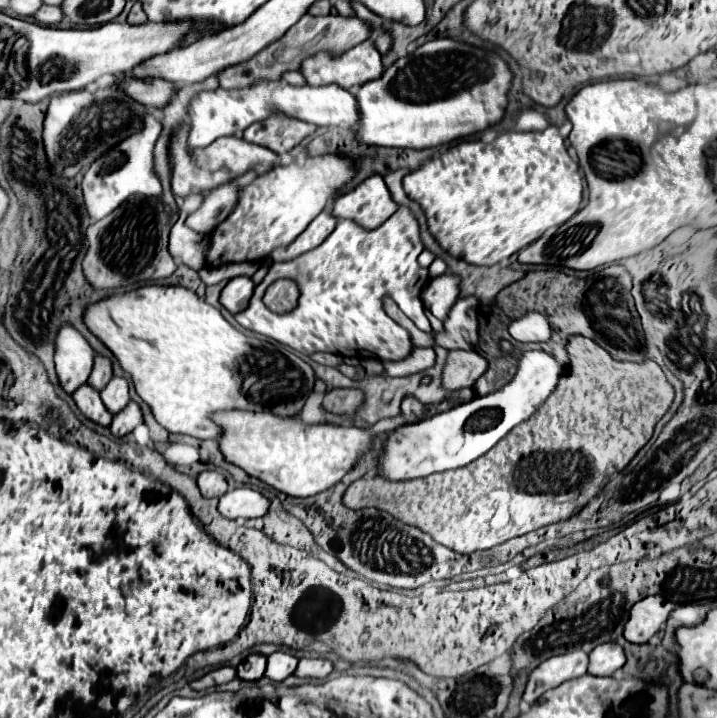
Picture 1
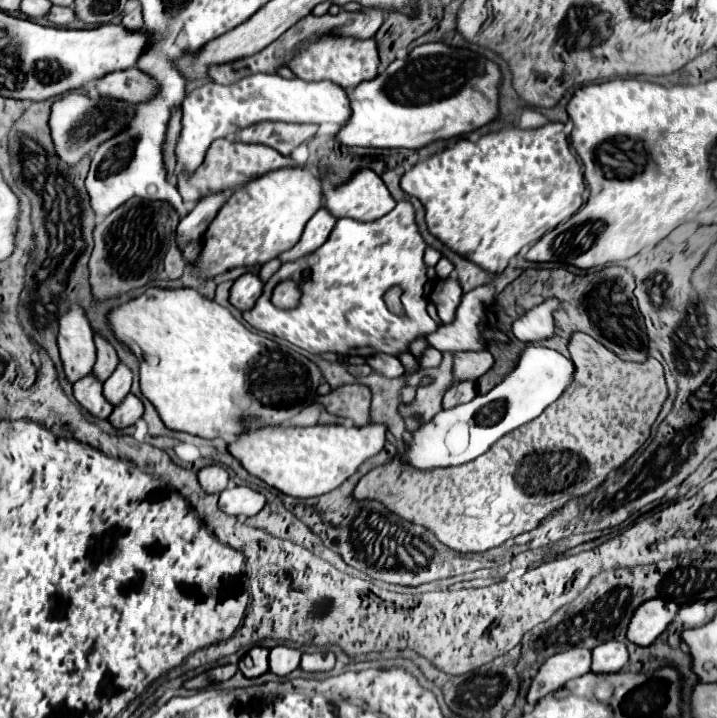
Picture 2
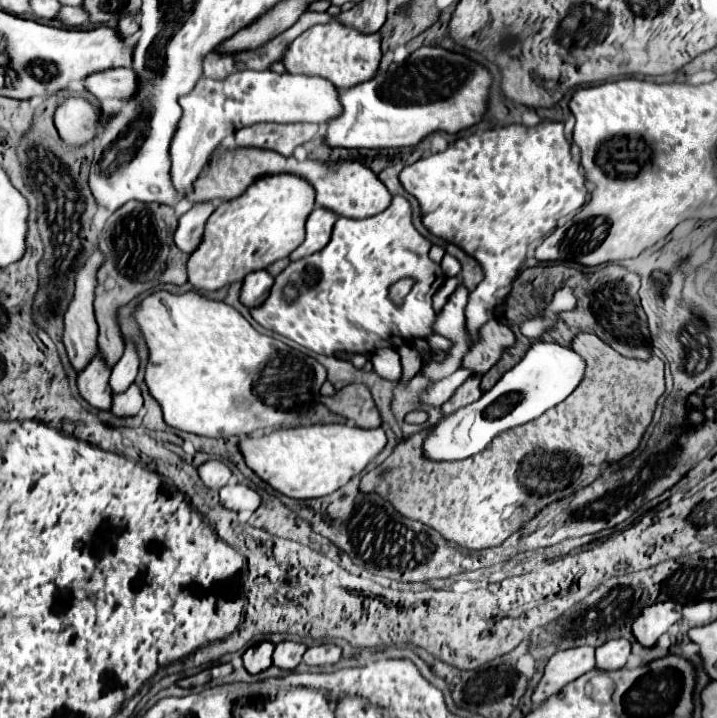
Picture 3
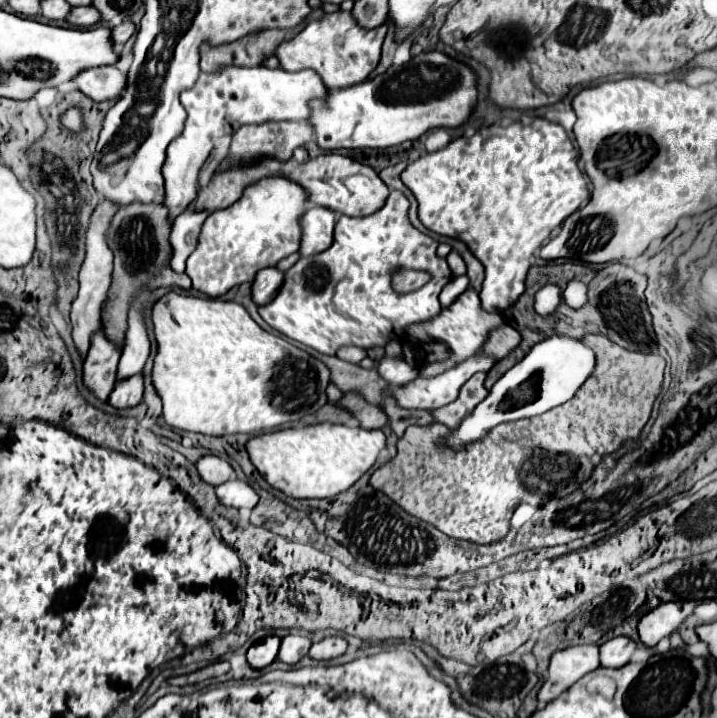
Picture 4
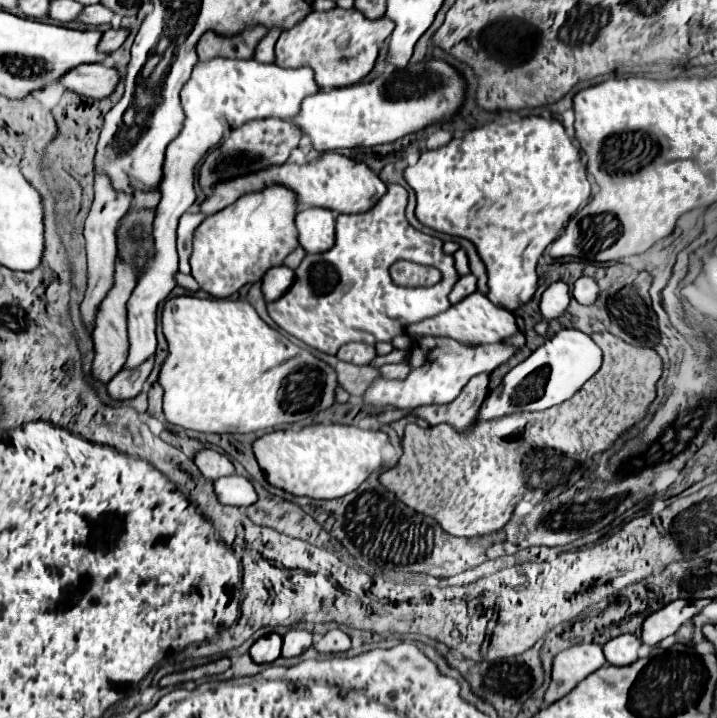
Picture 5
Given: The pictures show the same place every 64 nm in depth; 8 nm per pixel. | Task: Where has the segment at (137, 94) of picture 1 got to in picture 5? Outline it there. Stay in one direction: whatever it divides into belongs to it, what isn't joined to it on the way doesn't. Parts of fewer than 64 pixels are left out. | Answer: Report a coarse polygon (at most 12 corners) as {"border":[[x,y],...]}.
{"border":[[82,64],[60,78],[68,90],[106,98],[120,72],[106,64]]}

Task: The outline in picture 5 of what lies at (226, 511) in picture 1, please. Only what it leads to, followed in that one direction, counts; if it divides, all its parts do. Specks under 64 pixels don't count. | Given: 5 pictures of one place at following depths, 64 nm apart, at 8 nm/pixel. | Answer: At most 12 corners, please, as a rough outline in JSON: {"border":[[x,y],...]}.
{"border":[[244,476],[214,482],[218,500],[252,506],[258,496]]}

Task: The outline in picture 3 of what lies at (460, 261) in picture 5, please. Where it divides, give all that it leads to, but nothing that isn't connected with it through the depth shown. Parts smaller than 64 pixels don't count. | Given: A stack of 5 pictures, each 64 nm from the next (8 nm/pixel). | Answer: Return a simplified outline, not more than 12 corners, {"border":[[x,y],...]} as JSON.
{"border":[[454,256],[442,258],[440,266],[446,276],[460,272],[460,262]]}

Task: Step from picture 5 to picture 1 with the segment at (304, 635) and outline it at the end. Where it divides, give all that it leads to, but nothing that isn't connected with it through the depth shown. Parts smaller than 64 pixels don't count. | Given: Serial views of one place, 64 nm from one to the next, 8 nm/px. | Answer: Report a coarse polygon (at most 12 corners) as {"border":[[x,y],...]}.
{"border":[[288,652],[268,656],[264,676],[282,682],[294,674],[298,658]]}

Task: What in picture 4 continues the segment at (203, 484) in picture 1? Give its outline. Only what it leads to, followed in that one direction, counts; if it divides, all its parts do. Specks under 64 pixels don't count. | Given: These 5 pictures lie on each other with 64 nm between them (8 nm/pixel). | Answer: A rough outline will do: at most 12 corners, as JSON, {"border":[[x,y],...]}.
{"border":[[218,456],[200,458],[202,480],[220,486],[234,478],[232,466]]}

